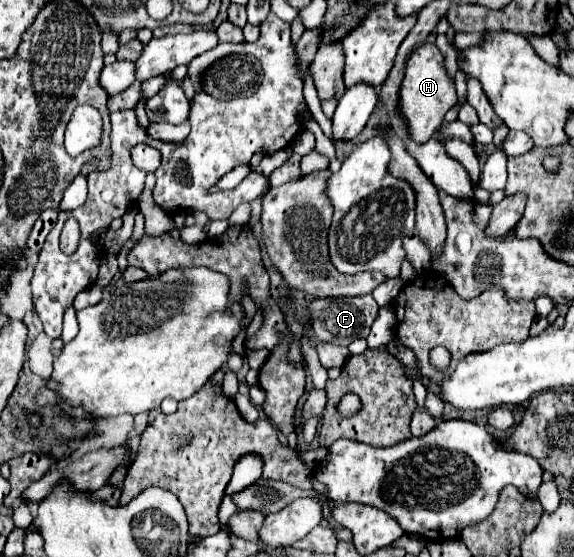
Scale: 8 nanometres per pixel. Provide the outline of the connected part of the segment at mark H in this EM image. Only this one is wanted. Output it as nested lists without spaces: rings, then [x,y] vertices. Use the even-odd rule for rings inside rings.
[[[423,44],[411,52],[399,92],[399,102],[401,102],[401,112],[409,122],[411,136],[415,136],[415,140],[419,142],[431,138],[437,132],[439,124],[443,122],[447,110],[457,104],[455,80],[447,74],[445,56],[435,44]]]

